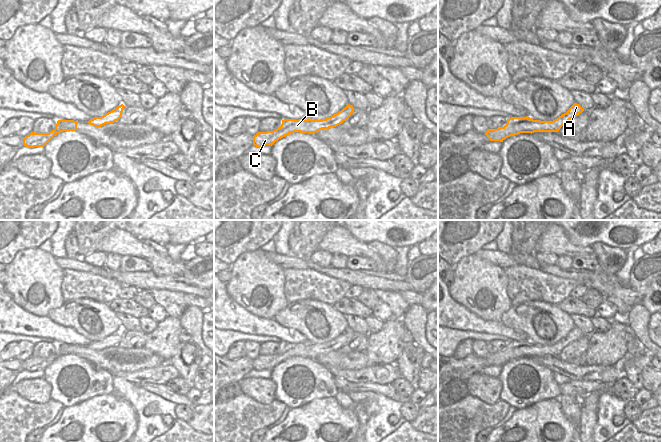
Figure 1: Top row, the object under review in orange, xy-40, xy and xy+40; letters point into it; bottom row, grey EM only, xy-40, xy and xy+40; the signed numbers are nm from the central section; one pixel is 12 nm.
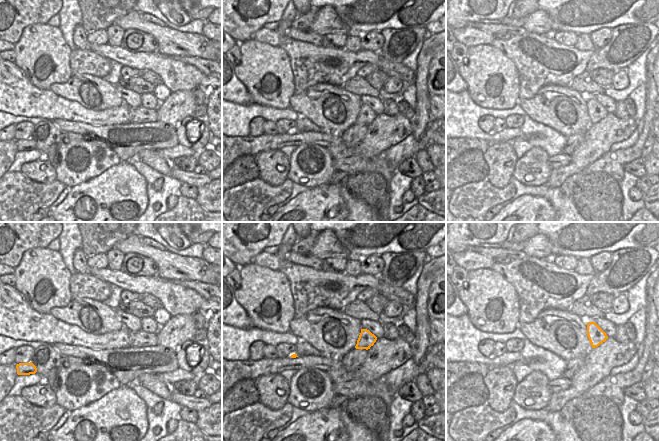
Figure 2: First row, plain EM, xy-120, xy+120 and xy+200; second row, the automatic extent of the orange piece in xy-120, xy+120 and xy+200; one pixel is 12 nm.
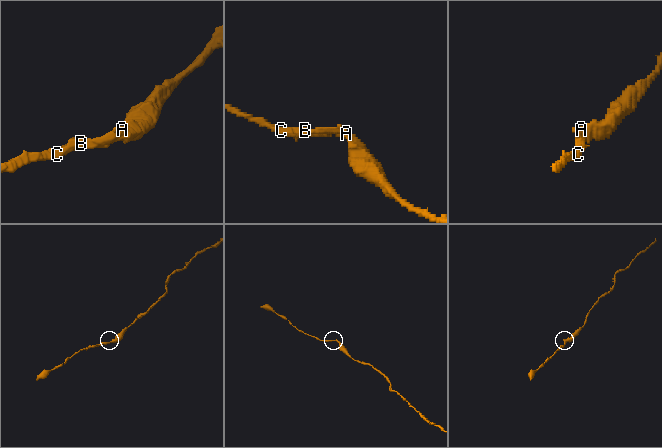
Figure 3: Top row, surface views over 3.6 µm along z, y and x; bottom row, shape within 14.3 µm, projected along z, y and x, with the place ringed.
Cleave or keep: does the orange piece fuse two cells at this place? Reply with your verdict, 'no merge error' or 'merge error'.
no merge error

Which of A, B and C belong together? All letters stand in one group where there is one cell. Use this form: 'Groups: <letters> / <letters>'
Groups: A B C

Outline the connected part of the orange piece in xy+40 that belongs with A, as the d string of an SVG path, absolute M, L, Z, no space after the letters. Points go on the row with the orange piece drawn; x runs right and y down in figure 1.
M574 103L569 110L553 121L533 120L530 117L511 117L504 127L489 129L485 135L490 141L503 142L506 138L520 133L558 132L572 118L582 113L584 109Z

